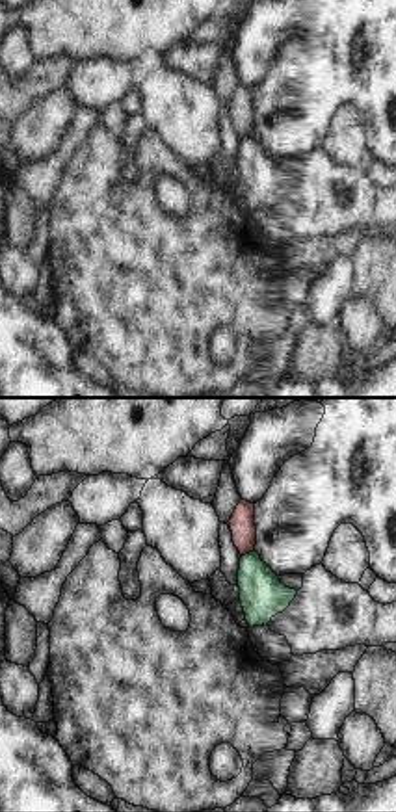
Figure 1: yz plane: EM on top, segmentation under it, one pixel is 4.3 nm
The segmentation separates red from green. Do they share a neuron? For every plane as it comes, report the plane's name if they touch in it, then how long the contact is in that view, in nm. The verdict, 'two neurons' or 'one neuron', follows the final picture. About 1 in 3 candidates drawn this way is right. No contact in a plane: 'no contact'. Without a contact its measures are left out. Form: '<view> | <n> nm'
yz | 70 nm

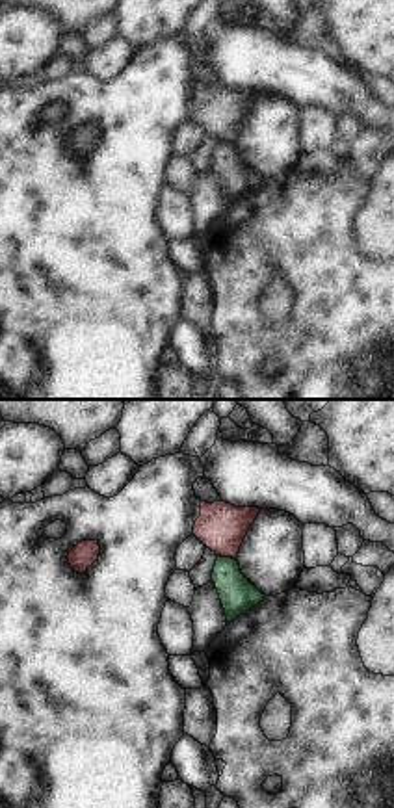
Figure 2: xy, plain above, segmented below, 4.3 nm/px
xy | 80 nm

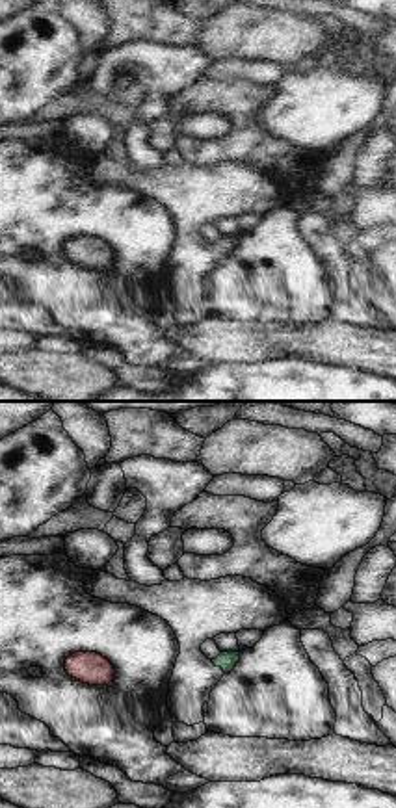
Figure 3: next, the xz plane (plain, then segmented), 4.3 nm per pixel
no contact

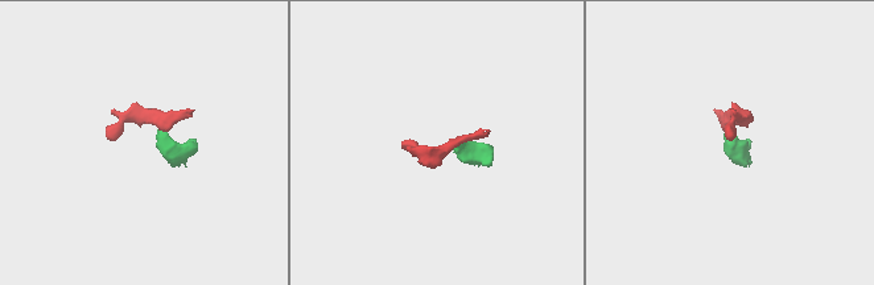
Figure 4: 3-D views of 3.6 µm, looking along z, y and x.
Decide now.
two neurons

